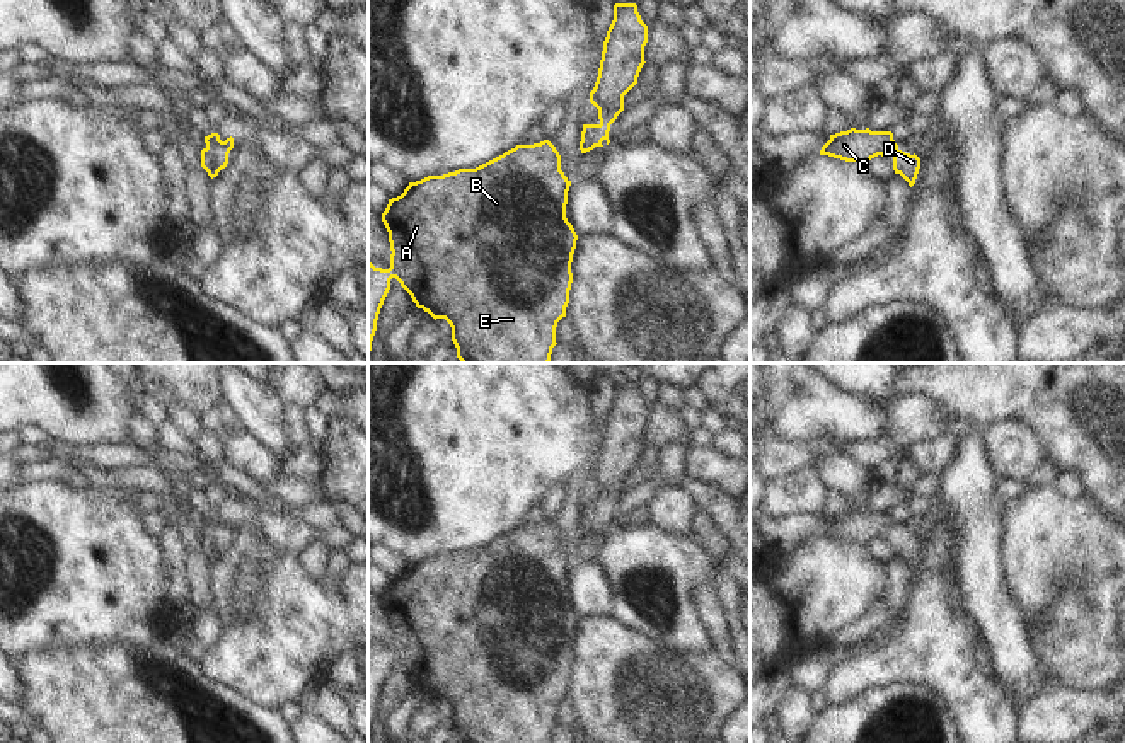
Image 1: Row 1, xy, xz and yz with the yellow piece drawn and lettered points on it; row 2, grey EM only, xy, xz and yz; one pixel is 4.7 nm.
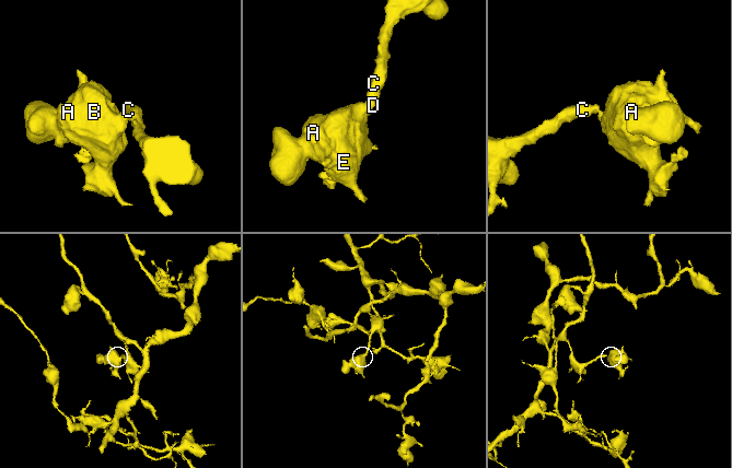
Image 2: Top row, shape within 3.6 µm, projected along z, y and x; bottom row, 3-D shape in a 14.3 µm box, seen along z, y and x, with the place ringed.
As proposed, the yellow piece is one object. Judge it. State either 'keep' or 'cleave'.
keep

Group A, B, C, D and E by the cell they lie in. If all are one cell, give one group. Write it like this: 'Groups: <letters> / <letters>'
Groups: A B C D E.

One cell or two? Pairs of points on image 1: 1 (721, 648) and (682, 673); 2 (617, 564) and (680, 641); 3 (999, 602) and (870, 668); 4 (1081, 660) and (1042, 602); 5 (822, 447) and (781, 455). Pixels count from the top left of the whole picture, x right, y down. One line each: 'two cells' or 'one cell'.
1: two cells
2: one cell
3: two cells
4: one cell
5: one cell

